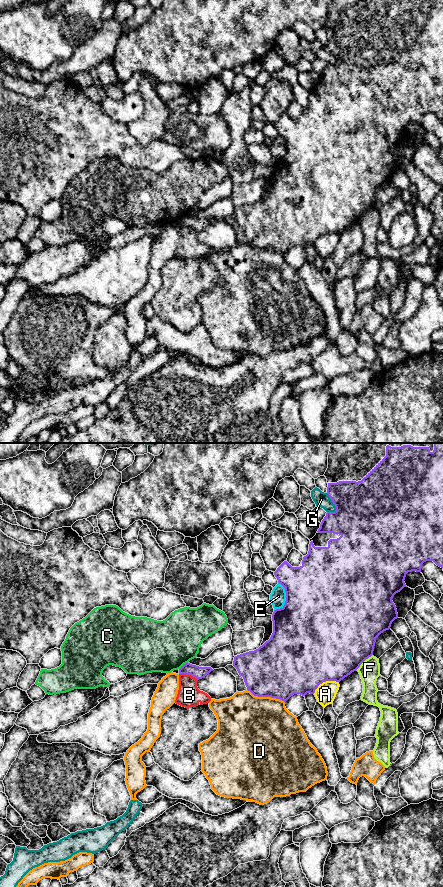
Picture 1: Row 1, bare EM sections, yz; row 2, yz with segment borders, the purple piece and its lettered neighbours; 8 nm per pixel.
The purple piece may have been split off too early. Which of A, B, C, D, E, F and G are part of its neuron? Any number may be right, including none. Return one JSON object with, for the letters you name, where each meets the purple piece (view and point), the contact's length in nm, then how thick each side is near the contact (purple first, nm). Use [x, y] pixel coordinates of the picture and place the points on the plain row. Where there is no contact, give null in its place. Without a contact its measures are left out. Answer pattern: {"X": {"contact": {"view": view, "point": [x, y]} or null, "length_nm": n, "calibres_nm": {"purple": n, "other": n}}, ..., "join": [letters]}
{"join": []}

